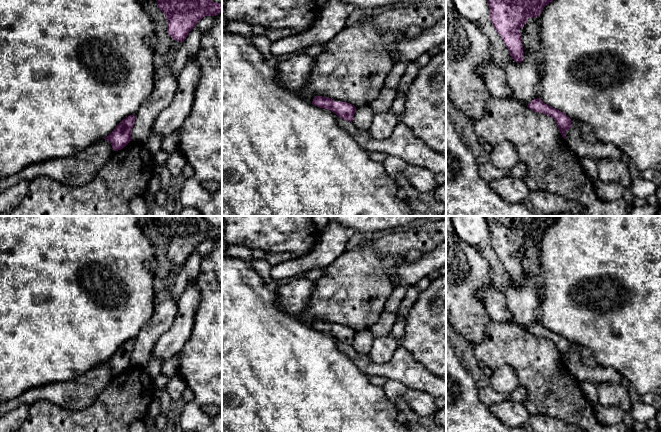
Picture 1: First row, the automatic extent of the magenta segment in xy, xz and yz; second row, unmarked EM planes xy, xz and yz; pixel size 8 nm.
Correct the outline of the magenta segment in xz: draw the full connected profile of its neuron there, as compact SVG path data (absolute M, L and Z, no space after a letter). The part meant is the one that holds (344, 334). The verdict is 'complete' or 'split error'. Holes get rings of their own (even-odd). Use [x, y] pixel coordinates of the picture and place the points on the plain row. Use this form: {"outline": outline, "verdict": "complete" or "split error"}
{"outline": "M315 320L312 328L324 332L327 334L331 334L335 337L339 342L352 346L354 342L354 338L356 335L356 331L347 326L335 326L331 322L322 321L322 320Z", "verdict": "complete"}

